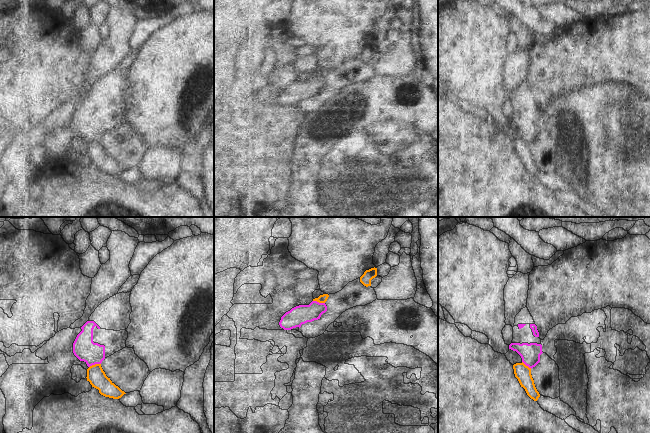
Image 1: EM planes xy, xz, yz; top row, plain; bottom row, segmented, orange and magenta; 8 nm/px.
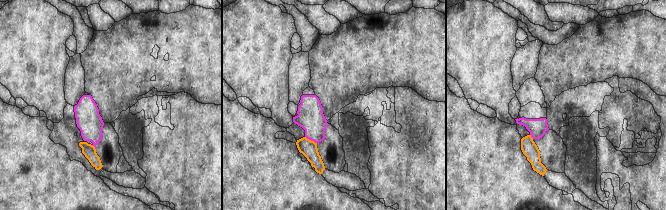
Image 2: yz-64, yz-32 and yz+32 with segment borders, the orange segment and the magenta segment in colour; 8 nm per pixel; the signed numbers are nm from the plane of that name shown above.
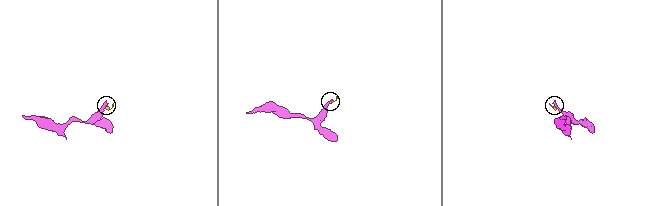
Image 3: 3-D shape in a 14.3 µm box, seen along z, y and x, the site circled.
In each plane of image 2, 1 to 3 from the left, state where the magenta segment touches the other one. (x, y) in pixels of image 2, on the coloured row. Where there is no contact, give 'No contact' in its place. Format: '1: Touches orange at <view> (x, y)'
1: Touches orange at yz-64 (94, 147)
2: Touches orange at yz-32 (310, 140)
3: Touches orange at yz+32 (530, 136)

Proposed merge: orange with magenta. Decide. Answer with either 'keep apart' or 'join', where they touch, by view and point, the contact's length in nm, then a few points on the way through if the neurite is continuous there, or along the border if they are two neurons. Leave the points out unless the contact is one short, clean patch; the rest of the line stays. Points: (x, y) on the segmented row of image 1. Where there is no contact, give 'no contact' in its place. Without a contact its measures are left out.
keep apart; contact xy (95, 364); length 100 nm; border xy (100, 363), (95, 363), (89, 367)

